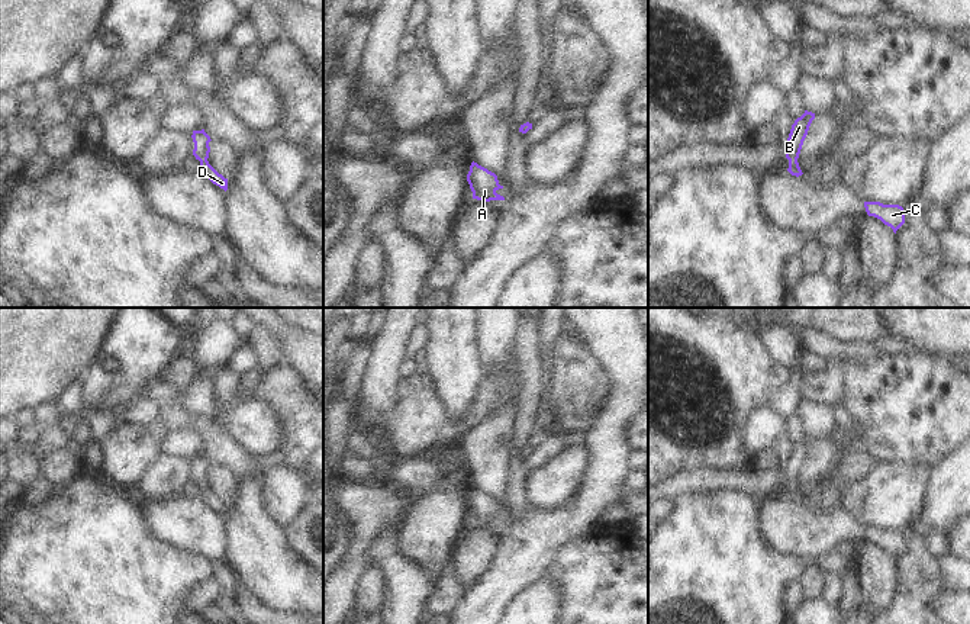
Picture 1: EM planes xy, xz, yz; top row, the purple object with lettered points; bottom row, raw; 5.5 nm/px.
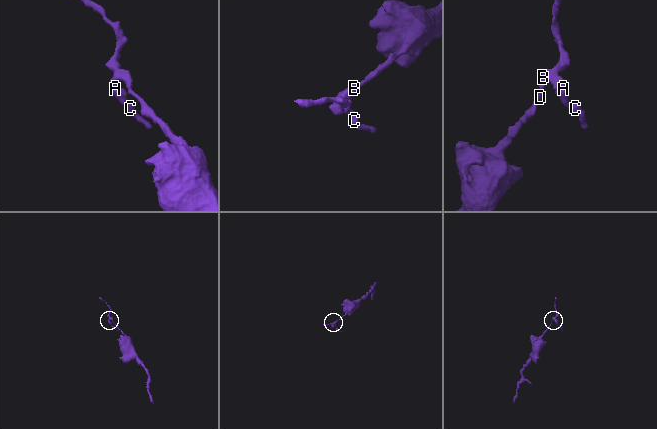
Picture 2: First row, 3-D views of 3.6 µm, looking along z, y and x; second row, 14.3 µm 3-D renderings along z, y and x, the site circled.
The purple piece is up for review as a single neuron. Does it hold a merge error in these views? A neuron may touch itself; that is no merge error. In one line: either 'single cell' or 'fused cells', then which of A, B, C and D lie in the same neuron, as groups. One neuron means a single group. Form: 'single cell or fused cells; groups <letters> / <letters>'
single cell; groups A B C D

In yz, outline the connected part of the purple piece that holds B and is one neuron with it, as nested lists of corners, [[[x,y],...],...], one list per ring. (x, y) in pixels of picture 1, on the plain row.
[[[805,435],[805,438],[800,443],[797,443],[792,450],[789,463],[786,466],[786,475],[784,475],[786,483],[789,485],[787,496],[792,501],[799,502],[803,499],[799,492],[797,483],[813,444],[815,444],[815,438]]]

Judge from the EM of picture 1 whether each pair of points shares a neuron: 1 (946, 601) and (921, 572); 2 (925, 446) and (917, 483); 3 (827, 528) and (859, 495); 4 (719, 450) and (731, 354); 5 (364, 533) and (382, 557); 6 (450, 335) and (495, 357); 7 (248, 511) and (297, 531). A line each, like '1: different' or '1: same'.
1: different
2: different
3: different
4: same
5: different
6: different
7: different

